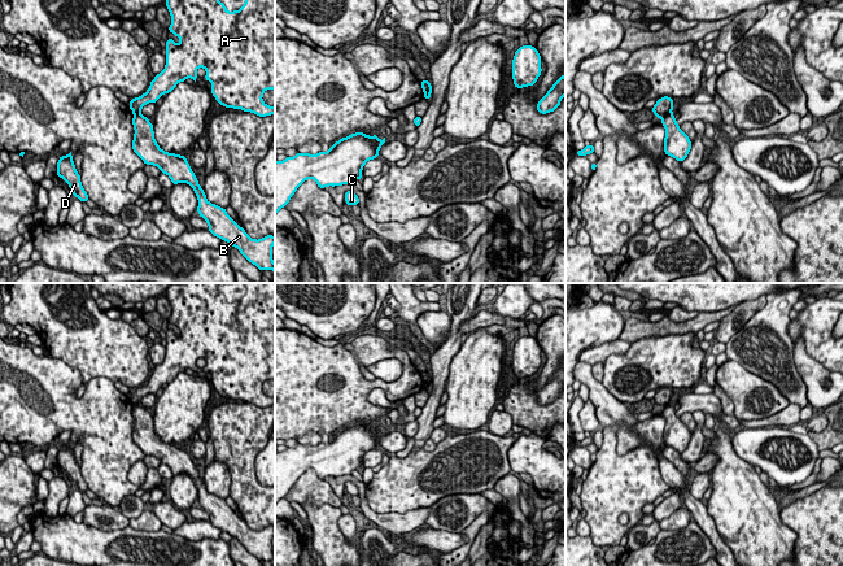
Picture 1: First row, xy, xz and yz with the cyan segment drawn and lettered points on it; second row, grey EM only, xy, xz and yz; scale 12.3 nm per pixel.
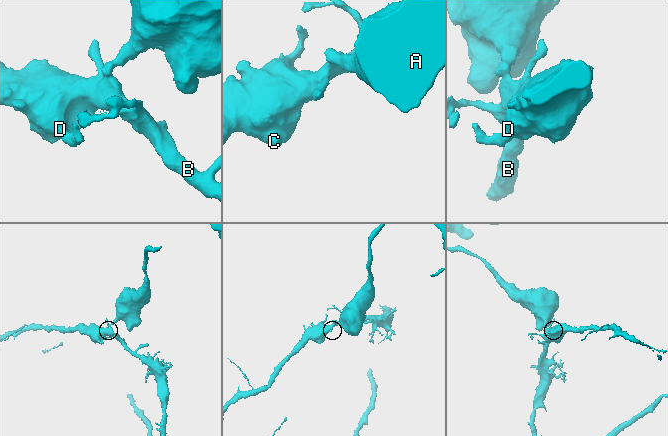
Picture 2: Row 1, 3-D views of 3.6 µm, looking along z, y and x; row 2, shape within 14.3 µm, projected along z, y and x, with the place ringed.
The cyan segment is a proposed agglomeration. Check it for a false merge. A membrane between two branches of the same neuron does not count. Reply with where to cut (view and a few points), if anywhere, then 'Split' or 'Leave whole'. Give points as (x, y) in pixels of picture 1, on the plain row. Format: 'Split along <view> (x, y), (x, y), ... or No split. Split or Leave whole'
Split along yz (671, 403), (662, 408). Split

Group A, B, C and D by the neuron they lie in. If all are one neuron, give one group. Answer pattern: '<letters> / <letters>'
A / B C D

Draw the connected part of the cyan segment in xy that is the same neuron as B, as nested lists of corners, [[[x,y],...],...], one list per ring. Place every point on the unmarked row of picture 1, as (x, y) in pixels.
[[[134,405],[132,415],[135,419],[132,440],[144,452],[145,456],[154,456],[161,463],[167,465],[172,475],[188,474],[198,491],[197,502],[208,515],[209,522],[236,537],[245,549],[255,556],[259,561],[275,562],[272,552],[274,526],[255,531],[248,527],[226,502],[224,498],[217,497],[206,491],[204,480],[192,462],[187,449],[180,445],[167,444],[160,439],[154,431],[153,415],[141,405]]]

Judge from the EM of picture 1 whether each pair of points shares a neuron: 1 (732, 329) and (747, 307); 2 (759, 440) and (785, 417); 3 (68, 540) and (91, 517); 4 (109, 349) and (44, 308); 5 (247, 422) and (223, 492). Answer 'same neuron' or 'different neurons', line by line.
1: same neuron
2: different neurons
3: different neurons
4: same neuron
5: different neurons

